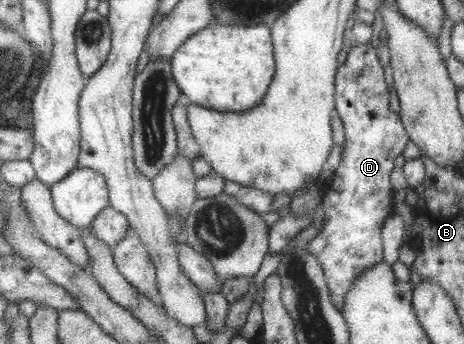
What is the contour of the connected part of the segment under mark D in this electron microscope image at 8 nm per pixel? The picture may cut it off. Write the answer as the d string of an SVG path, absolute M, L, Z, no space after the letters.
M370 42L368 44L357 43L354 48L351 48L337 74L336 109L345 129L344 161L334 171L330 187L323 194L321 208L327 219L322 229L318 231L318 236L309 242L308 251L318 256L320 263L323 264L332 299L342 312L344 312L344 303L346 303L348 293L352 291L352 285L356 283L356 279L360 279L360 275L364 275L368 267L374 267L385 260L383 228L386 220L396 212L395 190L390 184L390 178L394 172L394 160L402 155L404 148L411 141L401 114L392 112L390 108L390 88L384 78L384 68L376 47L371 46Z

